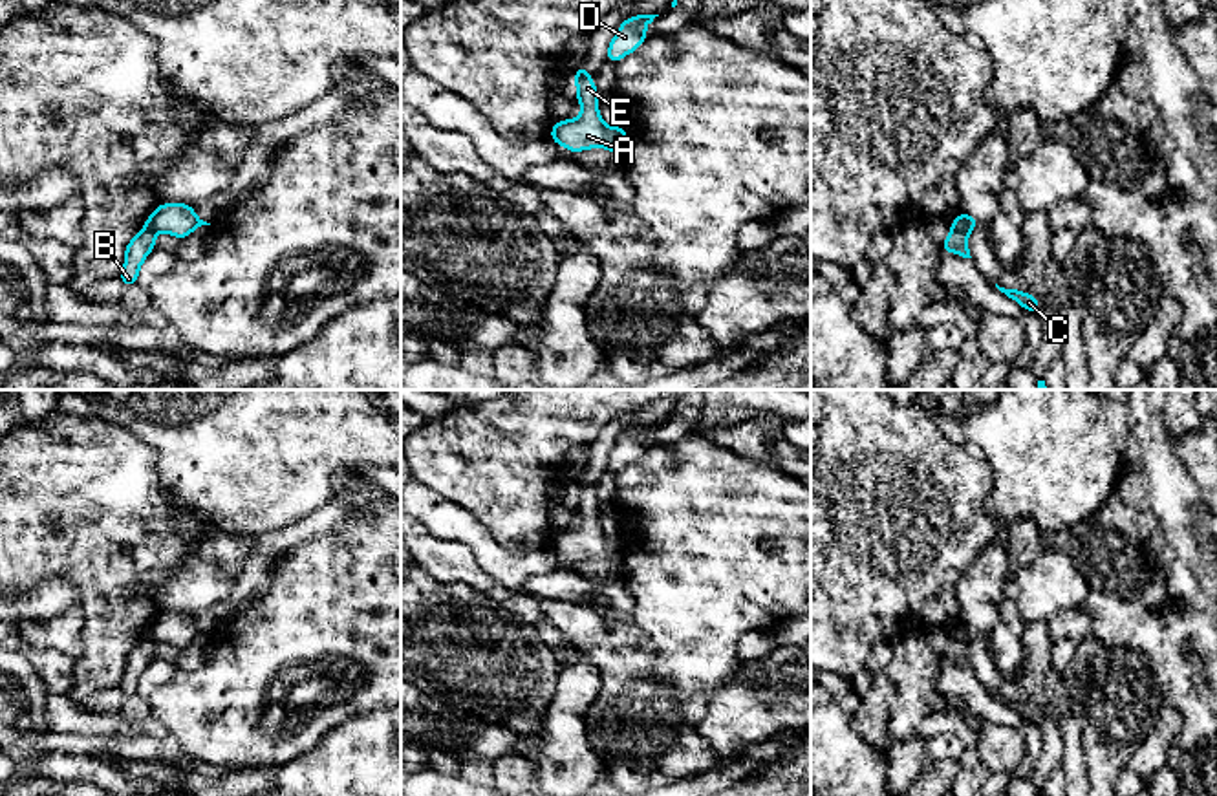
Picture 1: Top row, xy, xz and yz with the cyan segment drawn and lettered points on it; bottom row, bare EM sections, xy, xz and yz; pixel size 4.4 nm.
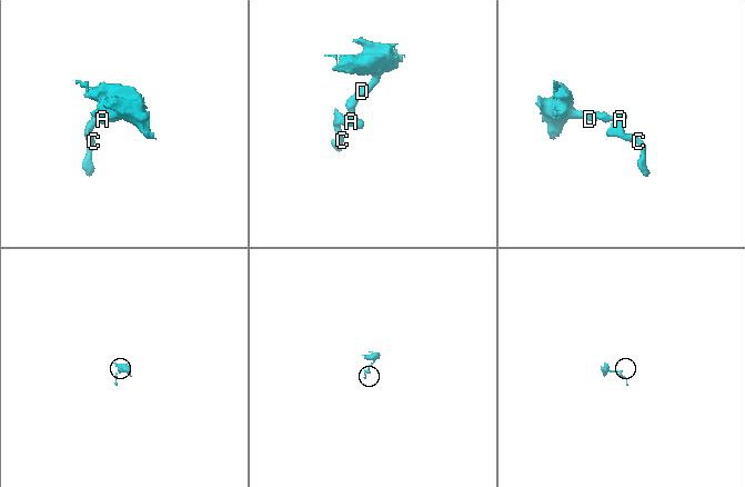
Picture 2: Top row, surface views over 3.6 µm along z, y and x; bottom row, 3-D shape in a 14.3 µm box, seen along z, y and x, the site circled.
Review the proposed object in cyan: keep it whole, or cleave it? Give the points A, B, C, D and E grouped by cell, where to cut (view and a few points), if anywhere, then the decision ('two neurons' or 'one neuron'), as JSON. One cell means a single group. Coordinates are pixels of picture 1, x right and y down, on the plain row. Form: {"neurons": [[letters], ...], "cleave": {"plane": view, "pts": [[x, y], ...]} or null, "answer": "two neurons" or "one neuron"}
{"neurons": [["A", "D", "E"], ["B", "C"]], "cleave": {"plane": "yz", "pts": [[952, 635], [967, 643]]}, "answer": "two neurons"}

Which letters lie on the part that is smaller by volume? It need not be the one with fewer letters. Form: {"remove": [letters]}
{"remove": ["B", "C"]}

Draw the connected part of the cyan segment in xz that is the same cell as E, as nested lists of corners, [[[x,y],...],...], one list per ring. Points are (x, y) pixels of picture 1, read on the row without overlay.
[[[586,474],[575,479],[576,512],[582,522],[576,529],[565,529],[555,536],[555,554],[565,556],[571,564],[608,558],[622,569],[622,562],[630,553],[626,538],[608,536],[598,522],[598,501]]]

